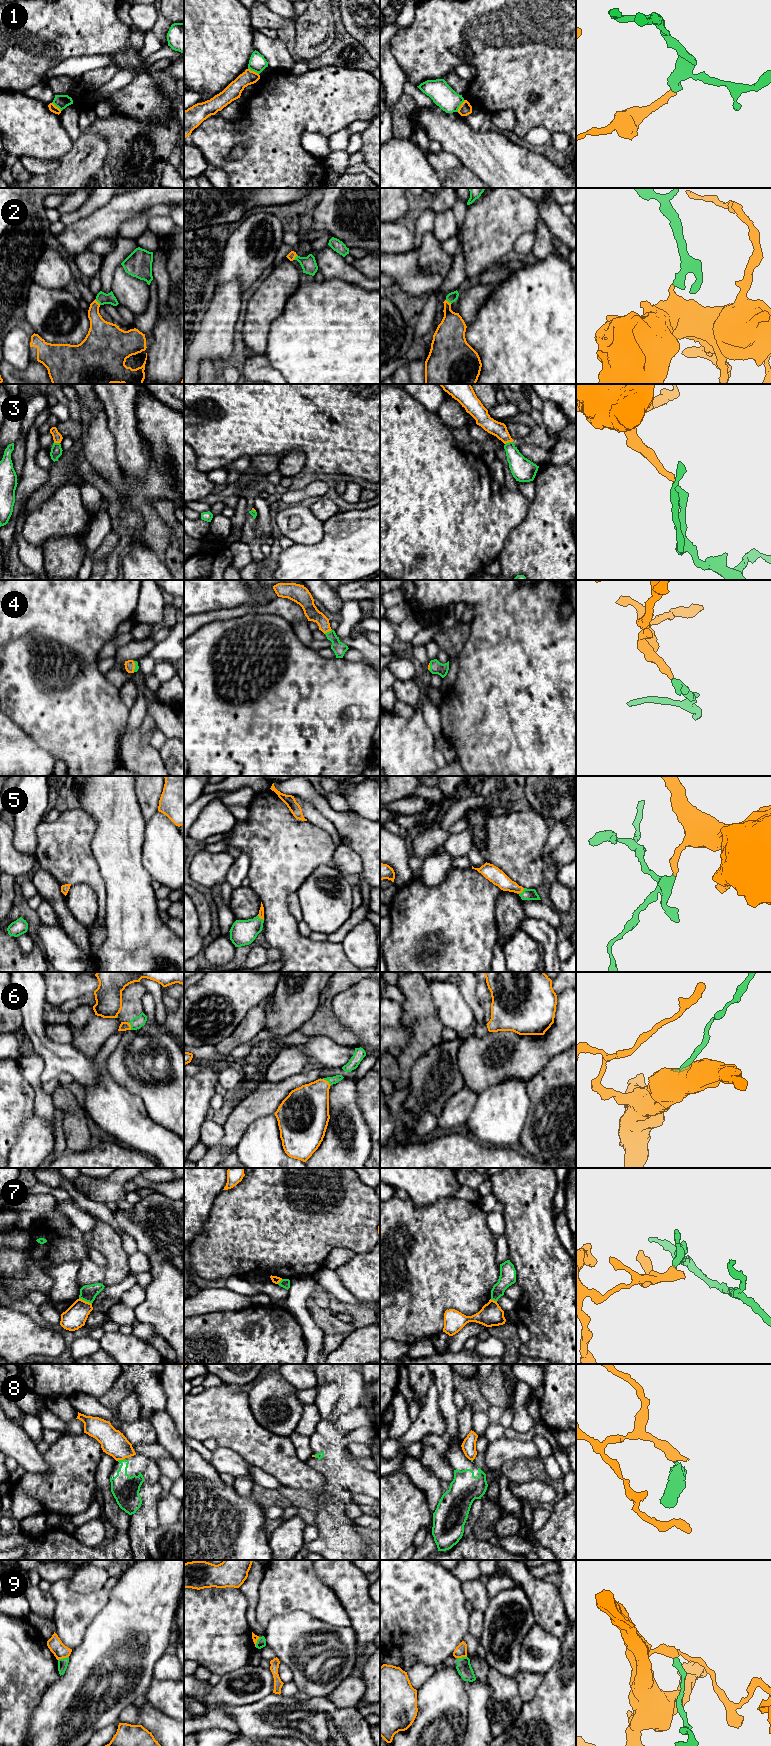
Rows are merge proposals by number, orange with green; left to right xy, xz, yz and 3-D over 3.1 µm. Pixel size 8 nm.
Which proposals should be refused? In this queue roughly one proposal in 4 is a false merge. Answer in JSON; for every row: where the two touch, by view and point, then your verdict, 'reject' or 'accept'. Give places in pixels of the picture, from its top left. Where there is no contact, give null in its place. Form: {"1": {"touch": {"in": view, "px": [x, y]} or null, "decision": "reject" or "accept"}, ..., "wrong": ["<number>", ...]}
{"1": {"touch": {"in": "yz", "px": [460, 106]}, "decision": "reject"}, "2": {"touch": {"in": "xy", "px": [97, 302]}, "decision": "accept"}, "3": {"touch": {"in": "yz", "px": [508, 442]}, "decision": "accept"}, "4": {"touch": {"in": "xz", "px": [327, 631]}, "decision": "accept"}, "5": {"touch": {"in": "yz", "px": [521, 892]}, "decision": "accept"}, "6": {"touch": {"in": "xy", "px": [130, 1026]}, "decision": "accept"}, "7": {"touch": {"in": "xy", "px": [85, 1301]}, "decision": "reject"}, "8": {"touch": {"in": "xy", "px": [120, 1459]}, "decision": "reject"}, "9": {"touch": {"in": "xy", "px": [63, 1657]}, "decision": "reject"}, "wrong": ["1", "7", "8", "9"]}

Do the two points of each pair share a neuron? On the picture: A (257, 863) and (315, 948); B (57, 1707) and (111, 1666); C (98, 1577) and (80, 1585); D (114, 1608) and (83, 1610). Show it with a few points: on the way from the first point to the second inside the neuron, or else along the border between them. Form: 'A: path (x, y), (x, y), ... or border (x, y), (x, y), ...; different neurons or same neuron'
A: path (273, 887), (277, 919), (291, 934); same neuron
B: path (70, 1705), (98, 1679); same neuron
C: path (94, 1578), (88, 1578), (84, 1581); same neuron
D: border (111, 1590), (108, 1602), (87, 1627); different neurons

